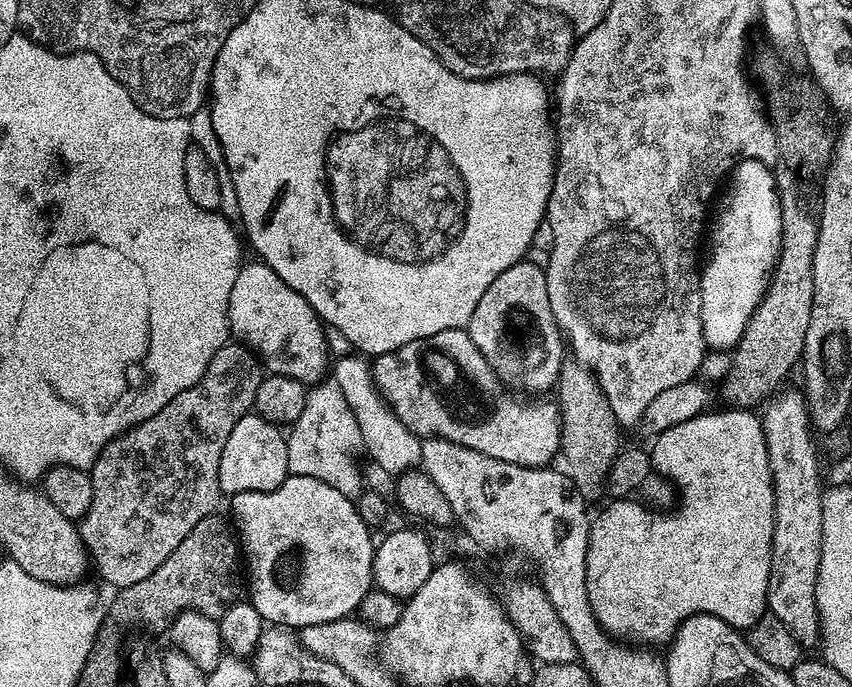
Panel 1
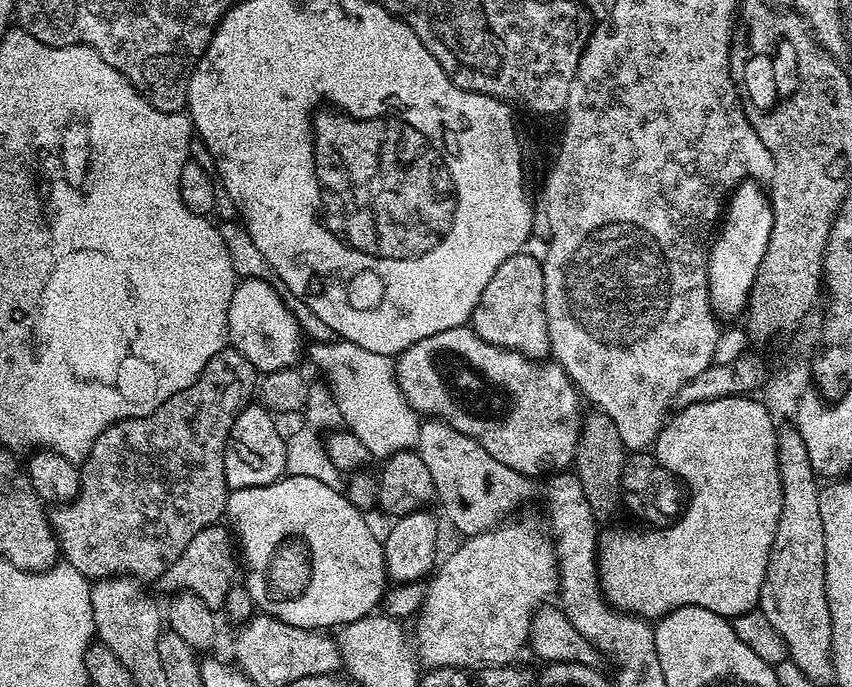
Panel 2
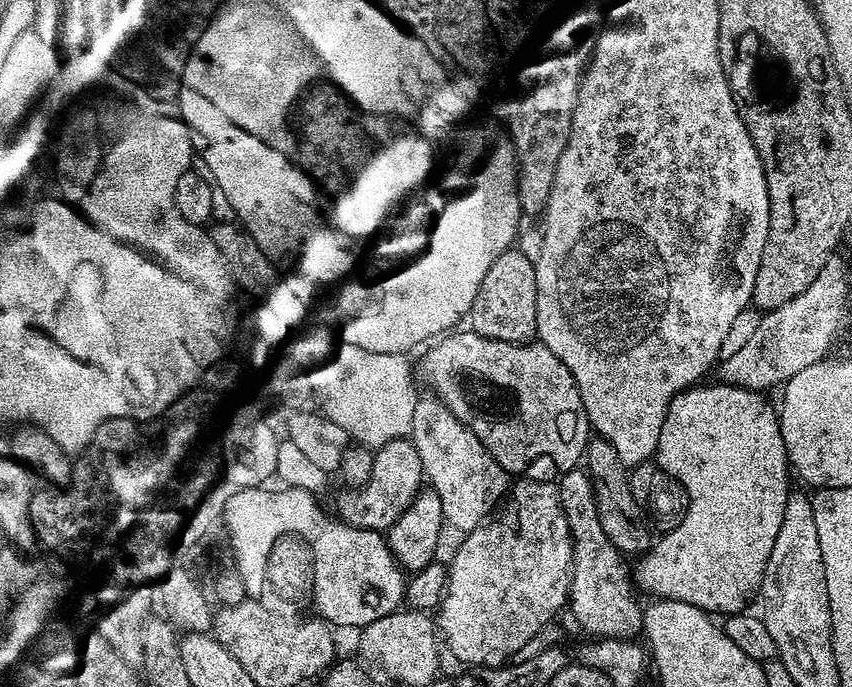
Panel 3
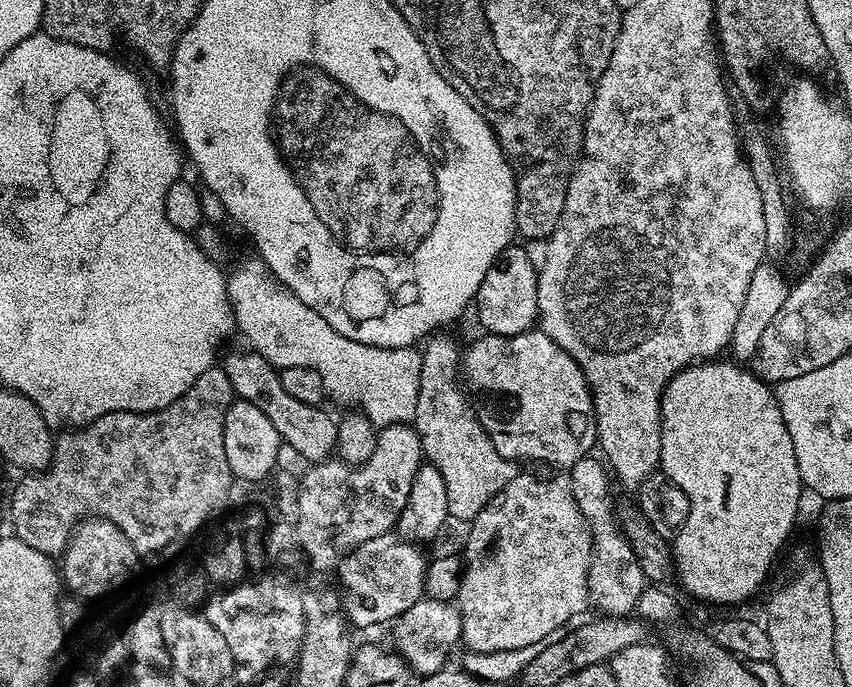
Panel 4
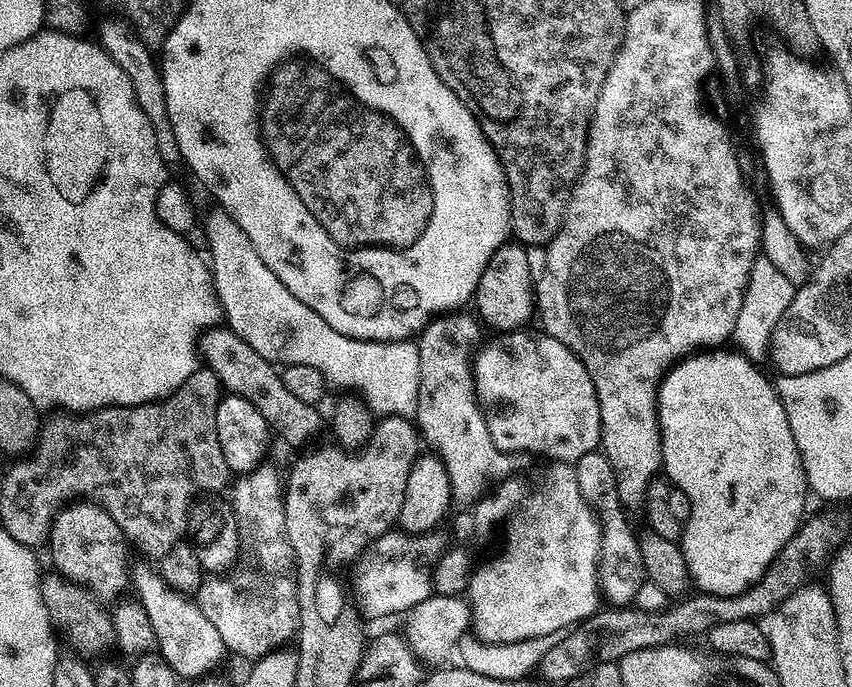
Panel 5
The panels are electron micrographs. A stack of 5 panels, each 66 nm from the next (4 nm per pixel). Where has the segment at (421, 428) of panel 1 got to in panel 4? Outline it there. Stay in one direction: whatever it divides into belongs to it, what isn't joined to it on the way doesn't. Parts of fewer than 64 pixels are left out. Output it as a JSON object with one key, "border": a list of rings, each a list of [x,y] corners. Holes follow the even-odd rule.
{"border":[[[536,330],[517,336],[484,334],[481,337],[463,349],[462,372],[468,375],[468,384],[472,387],[470,400],[476,420],[486,430],[490,442],[494,442],[494,450],[498,450],[502,459],[513,462],[545,460],[548,464],[557,464],[560,467],[557,469],[568,470],[583,456],[589,455],[598,444],[596,411],[592,405],[592,392],[578,362],[574,362],[558,342]]]}

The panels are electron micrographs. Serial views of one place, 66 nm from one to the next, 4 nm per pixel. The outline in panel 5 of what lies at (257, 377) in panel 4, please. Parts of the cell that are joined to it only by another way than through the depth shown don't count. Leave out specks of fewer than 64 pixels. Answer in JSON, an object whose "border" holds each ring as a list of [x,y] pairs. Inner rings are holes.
{"border":[[[207,327],[197,340],[197,351],[205,367],[217,374],[221,387],[233,396],[245,398],[257,407],[269,429],[288,444],[298,446],[314,435],[320,426],[320,411],[315,405],[301,402],[286,389],[279,369],[262,358],[249,343],[234,334],[231,328]]]}

